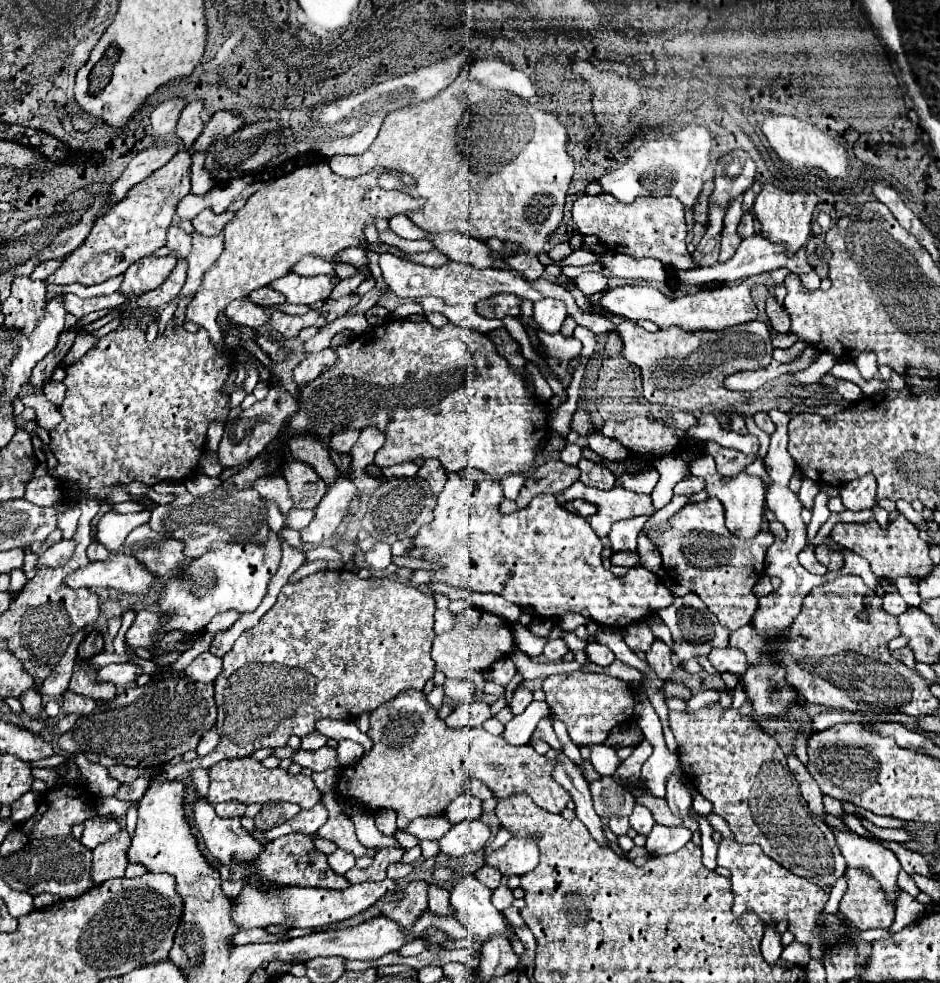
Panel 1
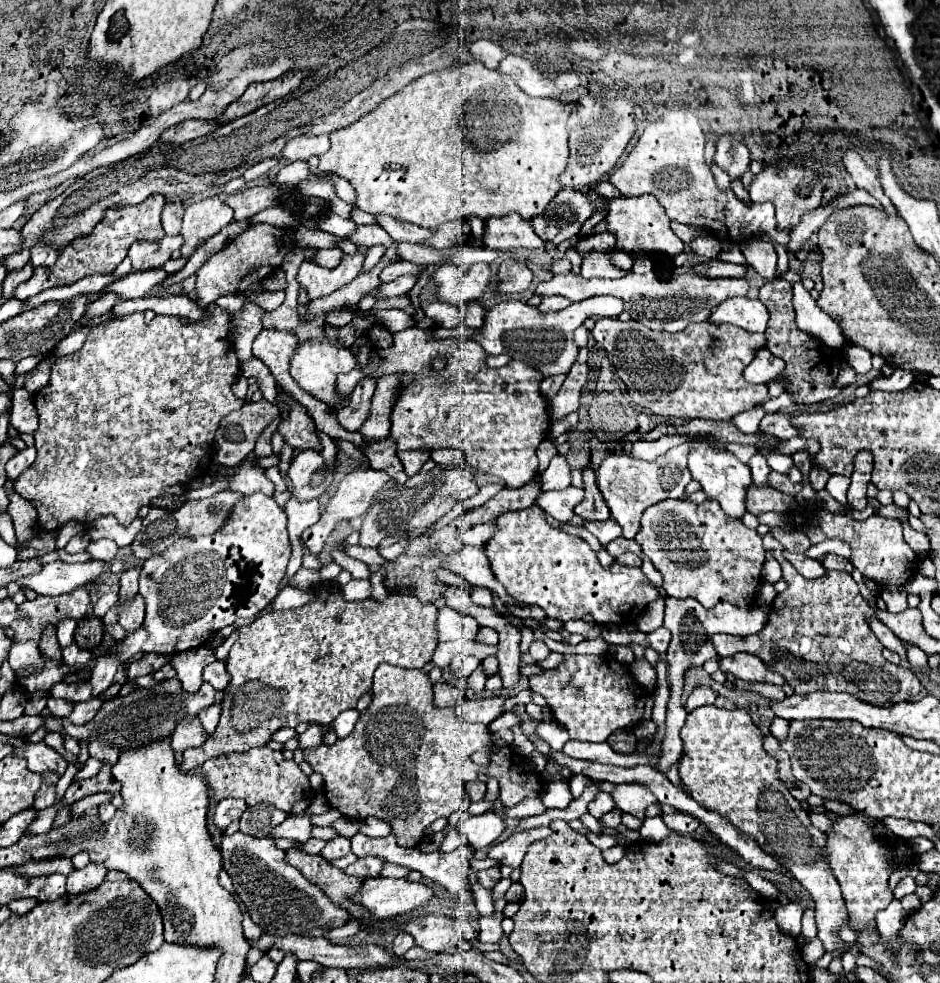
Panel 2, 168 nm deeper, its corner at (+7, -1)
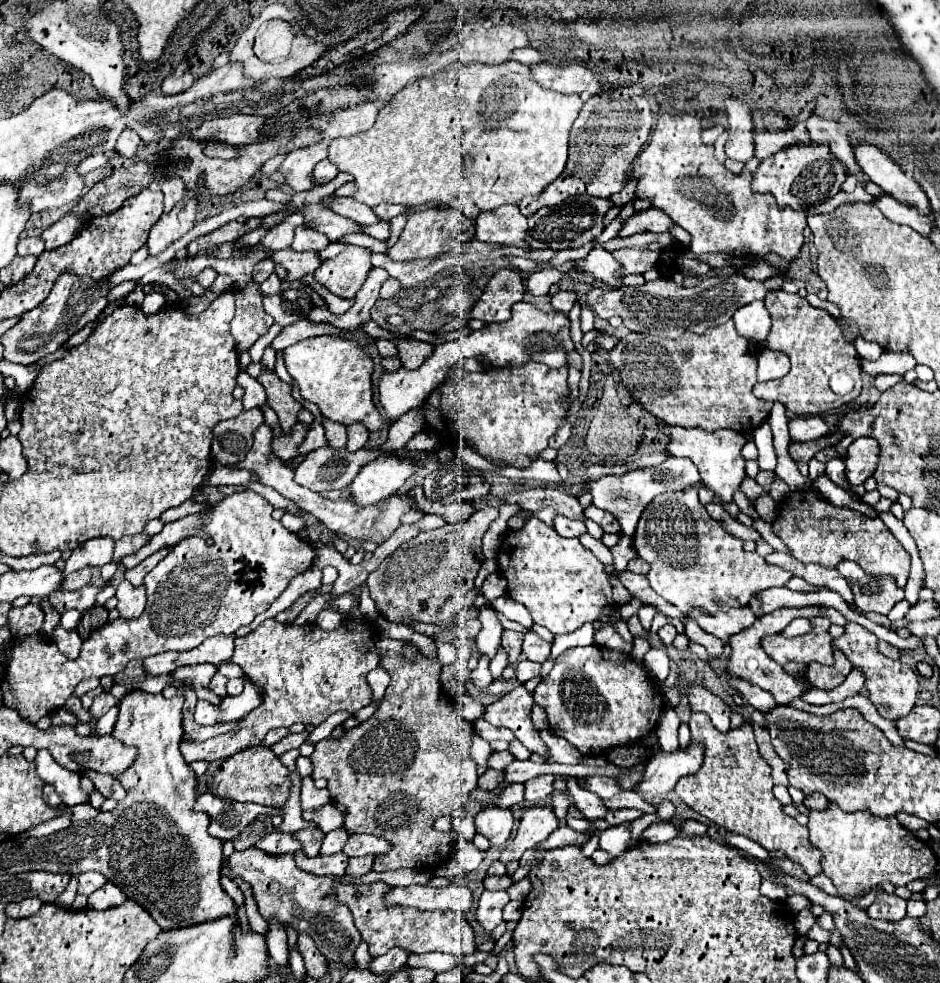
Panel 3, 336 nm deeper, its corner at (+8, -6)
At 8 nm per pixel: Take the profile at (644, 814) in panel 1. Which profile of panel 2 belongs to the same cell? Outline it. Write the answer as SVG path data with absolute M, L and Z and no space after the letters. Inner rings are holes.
M622 783L616 785L616 789L612 791L614 803L616 807L624 809L626 813L644 819L644 809L652 803L656 803L656 795L652 791L648 791L646 785L640 783Z

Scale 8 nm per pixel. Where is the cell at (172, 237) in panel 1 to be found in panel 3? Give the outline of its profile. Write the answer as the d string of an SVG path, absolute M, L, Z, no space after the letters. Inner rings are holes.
M173 176L173 178L161 178L159 180L159 186L161 186L161 192L165 194L165 212L173 210L173 206L177 206L177 202L181 202L181 198L185 196L185 186L183 186L183 180Z

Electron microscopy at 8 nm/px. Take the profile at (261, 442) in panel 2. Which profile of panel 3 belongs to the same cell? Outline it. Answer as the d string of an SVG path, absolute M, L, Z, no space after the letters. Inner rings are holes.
M297 422L297 426L295 426L289 434L283 434L281 438L273 438L275 442L271 442L271 446L273 447L275 456L277 456L279 460L283 460L283 462L293 460L293 458L297 456L297 446L299 446L301 440L305 438L307 430L309 430L309 426Z

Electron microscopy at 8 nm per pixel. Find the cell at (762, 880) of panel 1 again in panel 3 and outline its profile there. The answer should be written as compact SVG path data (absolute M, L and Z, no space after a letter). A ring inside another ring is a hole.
M625 792L625 794L617 794L617 798L611 798L611 800L603 800L605 806L609 810L615 810L615 808L637 808L641 810L643 814L655 814L657 808L653 804L649 804L647 800L643 800L641 794L635 794L635 792Z

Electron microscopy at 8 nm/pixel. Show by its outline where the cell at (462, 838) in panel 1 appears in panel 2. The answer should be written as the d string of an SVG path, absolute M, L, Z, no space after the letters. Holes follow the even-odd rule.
M488 811L466 819L464 823L460 823L460 829L468 837L468 845L478 851L496 843L496 839L506 831L506 823L502 815Z

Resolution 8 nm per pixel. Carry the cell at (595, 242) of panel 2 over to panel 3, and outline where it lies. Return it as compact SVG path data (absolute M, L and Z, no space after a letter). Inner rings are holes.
M649 208L643 212L637 212L635 216L627 218L625 226L619 230L619 236L633 236L637 232L669 232L673 226L673 220L657 210L657 208Z

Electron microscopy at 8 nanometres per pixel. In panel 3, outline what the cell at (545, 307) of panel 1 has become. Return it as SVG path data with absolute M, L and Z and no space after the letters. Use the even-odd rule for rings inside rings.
M561 290L561 292L557 292L555 296L551 296L551 306L553 306L553 310L555 312L563 312L563 314L569 314L569 310L573 308L573 304L575 304L575 294L573 292L565 292L565 290Z

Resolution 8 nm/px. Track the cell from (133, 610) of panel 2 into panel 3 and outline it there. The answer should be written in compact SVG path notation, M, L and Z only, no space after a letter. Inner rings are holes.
M123 580L119 586L117 586L117 610L119 610L119 616L125 618L125 620L137 620L145 608L145 586L131 586L127 580Z

